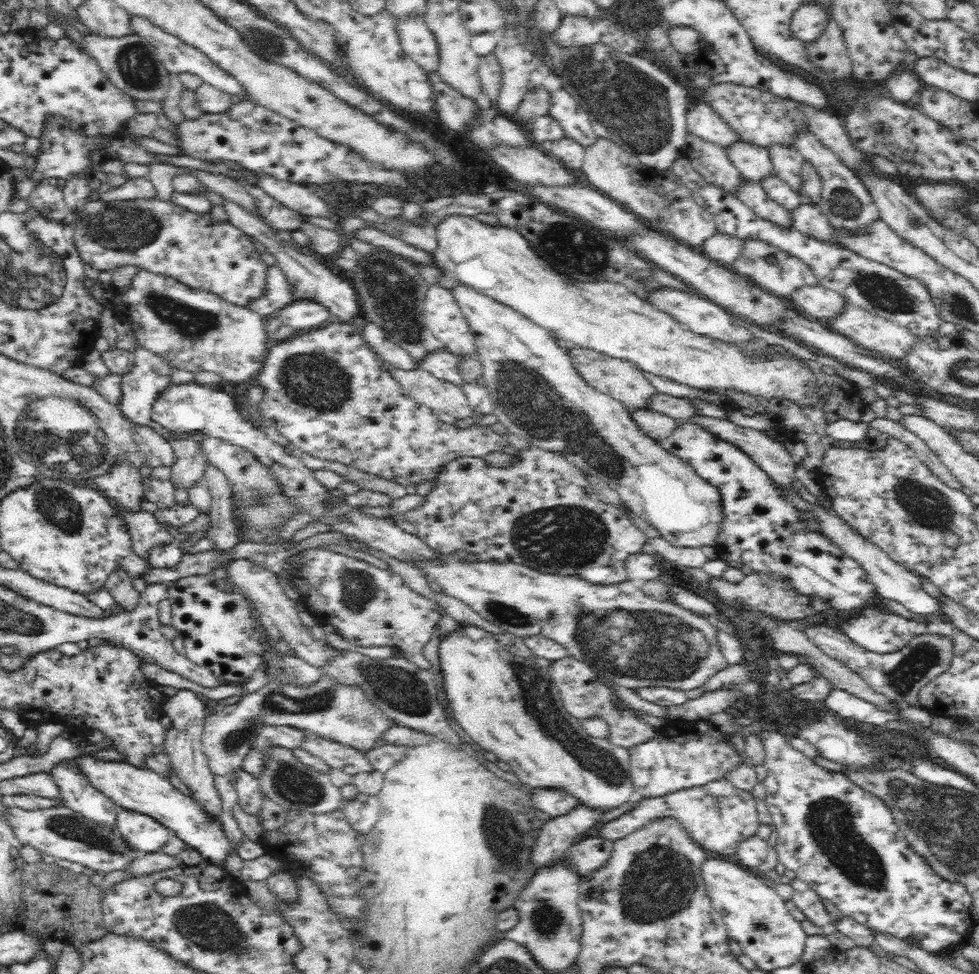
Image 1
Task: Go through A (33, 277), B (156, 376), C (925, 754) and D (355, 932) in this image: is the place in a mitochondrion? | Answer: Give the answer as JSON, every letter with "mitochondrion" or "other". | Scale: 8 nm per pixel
{"A":"mitochondrion","B":"other","C":"other","D":"other"}

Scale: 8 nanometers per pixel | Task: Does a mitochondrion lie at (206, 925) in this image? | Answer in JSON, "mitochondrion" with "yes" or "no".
{"mitochondrion":"yes"}

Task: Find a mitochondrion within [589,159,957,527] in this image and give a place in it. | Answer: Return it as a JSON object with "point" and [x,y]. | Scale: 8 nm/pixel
{"point":[881,292]}

